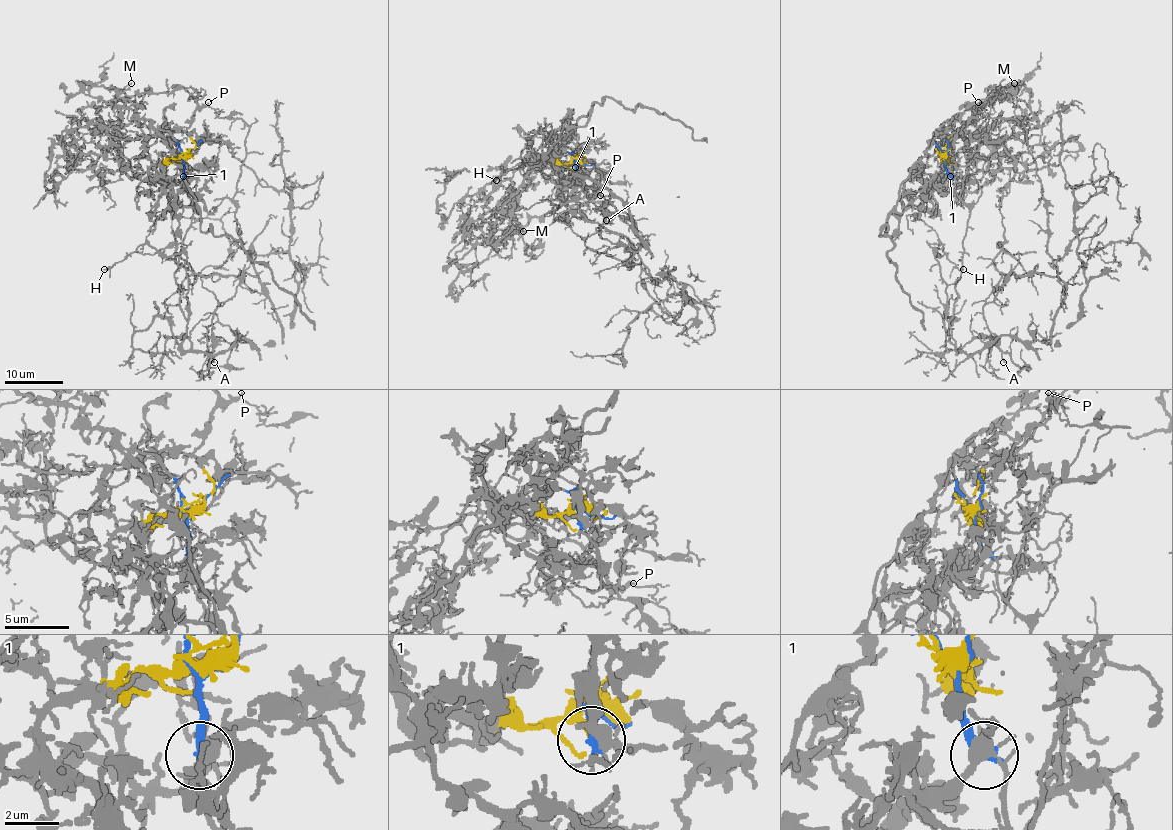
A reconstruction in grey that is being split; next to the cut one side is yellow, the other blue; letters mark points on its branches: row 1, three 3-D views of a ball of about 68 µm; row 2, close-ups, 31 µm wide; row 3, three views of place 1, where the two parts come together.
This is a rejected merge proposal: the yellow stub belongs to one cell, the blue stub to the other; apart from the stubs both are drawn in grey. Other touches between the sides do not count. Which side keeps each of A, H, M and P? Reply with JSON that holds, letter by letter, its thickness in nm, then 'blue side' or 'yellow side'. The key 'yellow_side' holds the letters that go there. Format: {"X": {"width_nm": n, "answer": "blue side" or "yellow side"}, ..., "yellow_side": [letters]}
{"A": {"width_nm": 110, "answer": "blue side"}, "H": {"width_nm": 130, "answer": "blue side"}, "M": {"width_nm": 150, "answer": "yellow side"}, "P": {"width_nm": 280, "answer": "yellow side"}, "yellow_side": ["M", "P"]}

